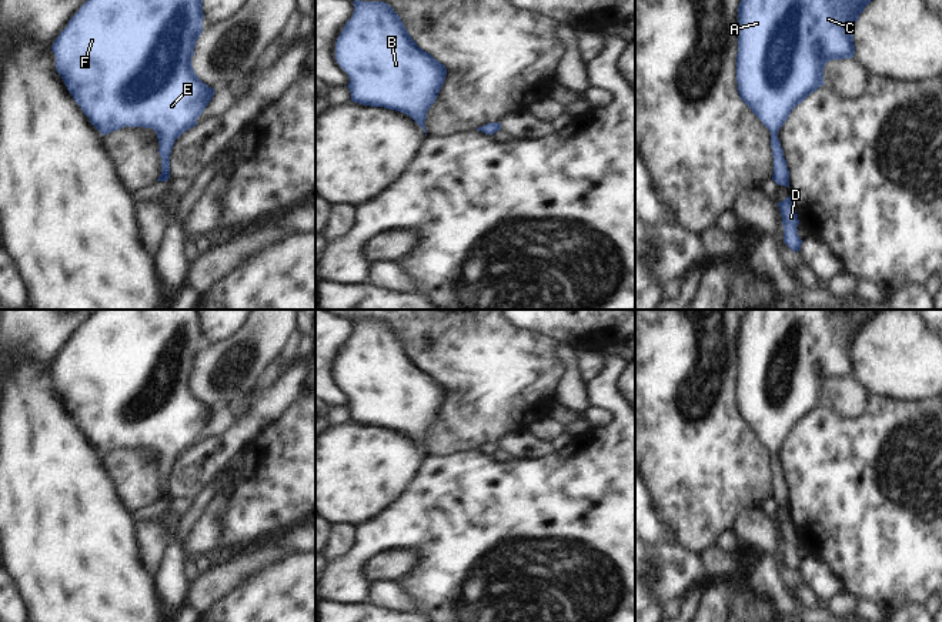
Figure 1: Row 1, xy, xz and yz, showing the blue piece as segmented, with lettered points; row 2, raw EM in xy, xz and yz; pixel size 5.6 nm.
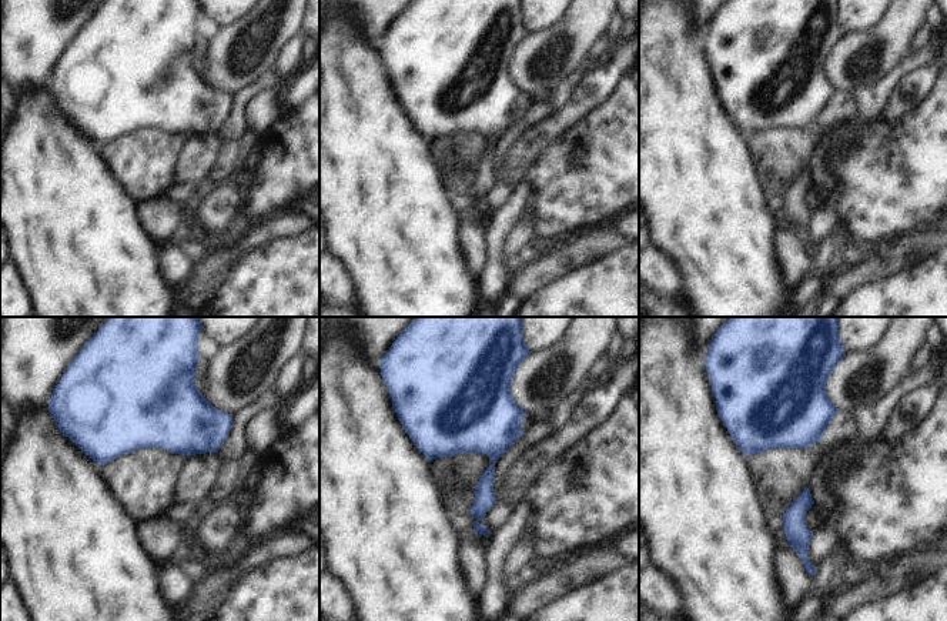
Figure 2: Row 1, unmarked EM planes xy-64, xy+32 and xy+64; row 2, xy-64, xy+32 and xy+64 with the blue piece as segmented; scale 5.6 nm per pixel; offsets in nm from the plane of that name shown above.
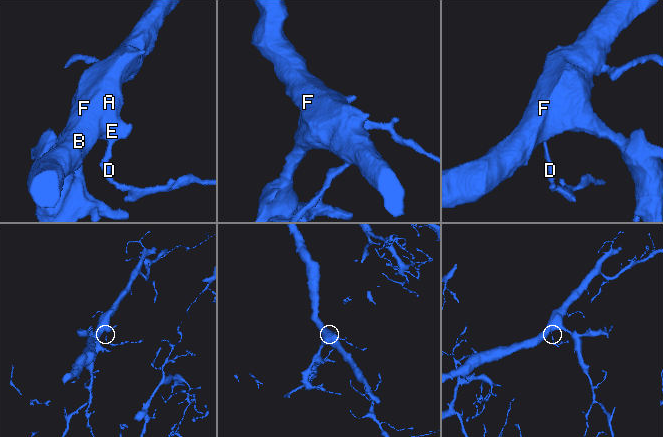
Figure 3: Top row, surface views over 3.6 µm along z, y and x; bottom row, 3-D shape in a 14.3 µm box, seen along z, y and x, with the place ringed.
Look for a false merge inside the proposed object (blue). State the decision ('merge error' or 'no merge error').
no merge error

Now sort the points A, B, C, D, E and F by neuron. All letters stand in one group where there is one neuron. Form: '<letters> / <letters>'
A B C D E F

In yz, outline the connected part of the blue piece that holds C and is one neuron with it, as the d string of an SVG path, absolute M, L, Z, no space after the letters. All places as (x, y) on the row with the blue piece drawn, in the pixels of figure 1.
M741 0L738 6L738 94L771 131L774 157L772 180L789 188L789 170L778 131L791 111L809 94L824 86L824 68L831 60L852 58L855 54L854 26L872 0Z

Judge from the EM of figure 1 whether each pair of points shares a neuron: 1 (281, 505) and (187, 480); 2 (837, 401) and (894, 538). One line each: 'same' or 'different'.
1: different
2: different

